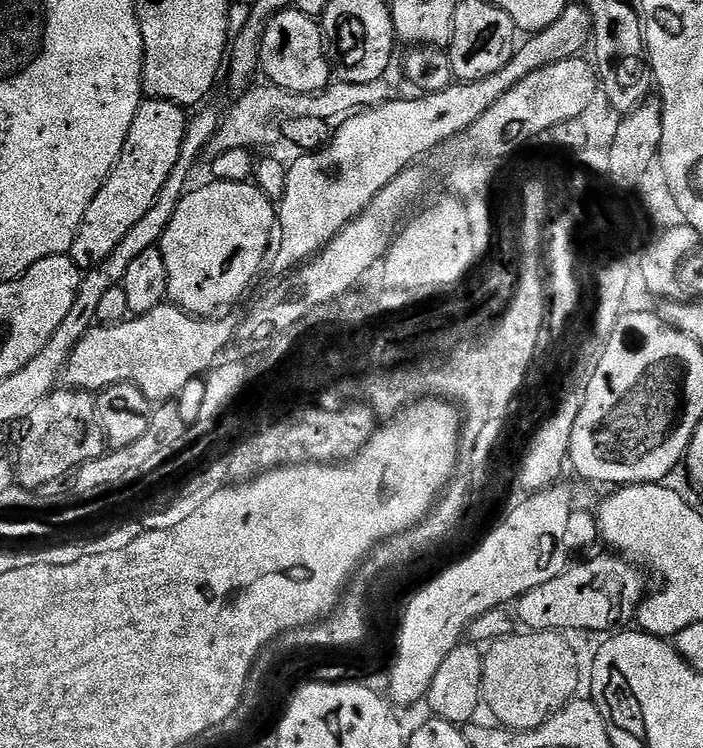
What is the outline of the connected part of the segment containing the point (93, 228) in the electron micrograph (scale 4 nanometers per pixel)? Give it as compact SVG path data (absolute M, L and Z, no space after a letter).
M151 98L138 106L122 154L112 173L104 180L102 190L98 190L94 202L90 202L90 210L86 210L82 226L72 243L70 255L81 270L98 266L98 262L105 260L110 250L114 250L114 246L118 246L118 242L126 238L126 233L146 215L146 210L154 206L158 190L162 190L166 178L170 178L178 154L182 154L182 142L190 119L189 113L184 112L187 111L179 104Z

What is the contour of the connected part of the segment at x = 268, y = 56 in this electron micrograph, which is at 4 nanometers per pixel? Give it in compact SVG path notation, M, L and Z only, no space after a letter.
M296 7L285 8L284 11L280 12L277 16L272 17L264 26L264 34L260 37L260 66L259 71L264 72L264 80L269 84L274 84L278 88L284 88L287 92L323 92L325 88L328 87L330 81L334 76L334 68L330 63L330 57L326 51L326 41L324 39L324 33L322 31L321 25L317 21L306 18L306 14L302 14Z

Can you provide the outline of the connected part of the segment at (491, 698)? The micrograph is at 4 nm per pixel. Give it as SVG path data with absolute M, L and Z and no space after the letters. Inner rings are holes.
M519 632L495 640L483 662L481 703L492 711L497 725L513 732L542 726L555 712L577 697L580 686L578 656L560 632Z

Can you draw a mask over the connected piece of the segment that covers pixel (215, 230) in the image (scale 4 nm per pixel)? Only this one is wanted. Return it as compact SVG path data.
M216 180L204 184L201 188L193 187L185 191L184 197L170 218L164 236L158 245L162 258L166 262L168 279L168 300L189 316L212 318L223 308L236 304L244 296L244 291L256 280L260 267L264 264L264 251L268 248L268 239L273 239L274 229L278 224L278 212L273 201L252 182L226 182Z

